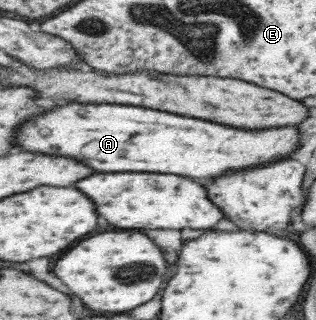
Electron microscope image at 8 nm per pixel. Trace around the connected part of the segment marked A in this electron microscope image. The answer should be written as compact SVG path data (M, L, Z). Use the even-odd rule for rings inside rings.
M71 103L21 124L17 146L30 153L71 157L94 172L175 174L215 178L226 172L287 158L299 144L298 128L234 129L140 106Z

